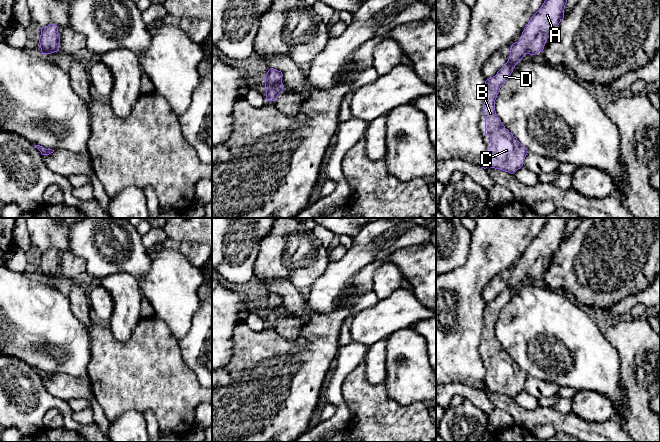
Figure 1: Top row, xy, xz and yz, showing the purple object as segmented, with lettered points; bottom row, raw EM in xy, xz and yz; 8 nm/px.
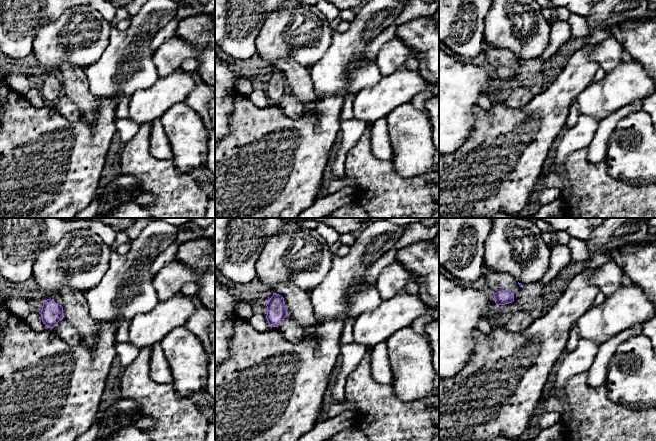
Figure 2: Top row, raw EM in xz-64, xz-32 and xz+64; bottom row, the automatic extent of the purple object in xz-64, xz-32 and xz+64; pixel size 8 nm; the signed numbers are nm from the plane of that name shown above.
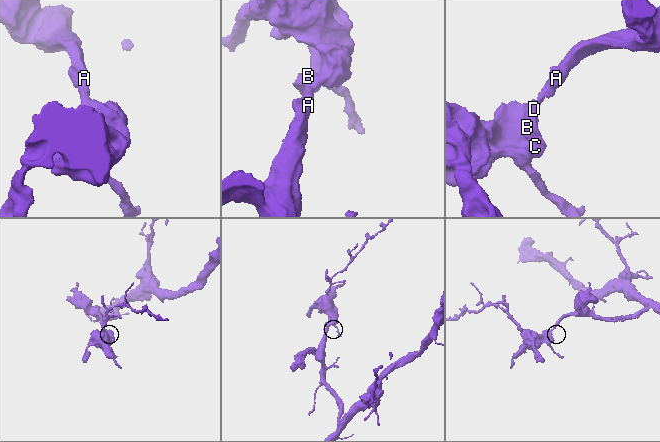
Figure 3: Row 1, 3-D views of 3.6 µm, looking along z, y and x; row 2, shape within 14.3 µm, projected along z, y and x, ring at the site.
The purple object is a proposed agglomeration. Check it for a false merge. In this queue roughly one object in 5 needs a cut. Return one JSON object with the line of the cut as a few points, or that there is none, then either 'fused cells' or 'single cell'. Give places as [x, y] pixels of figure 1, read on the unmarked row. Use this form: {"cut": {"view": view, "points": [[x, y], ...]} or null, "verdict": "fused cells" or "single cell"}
{"cut": null, "verdict": "single cell"}

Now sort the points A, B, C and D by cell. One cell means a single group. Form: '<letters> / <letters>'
A B C D

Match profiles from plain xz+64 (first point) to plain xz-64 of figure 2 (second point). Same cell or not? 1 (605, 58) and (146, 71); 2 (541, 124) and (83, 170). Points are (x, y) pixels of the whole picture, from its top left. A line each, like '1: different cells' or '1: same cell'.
1: different cells
2: same cell

